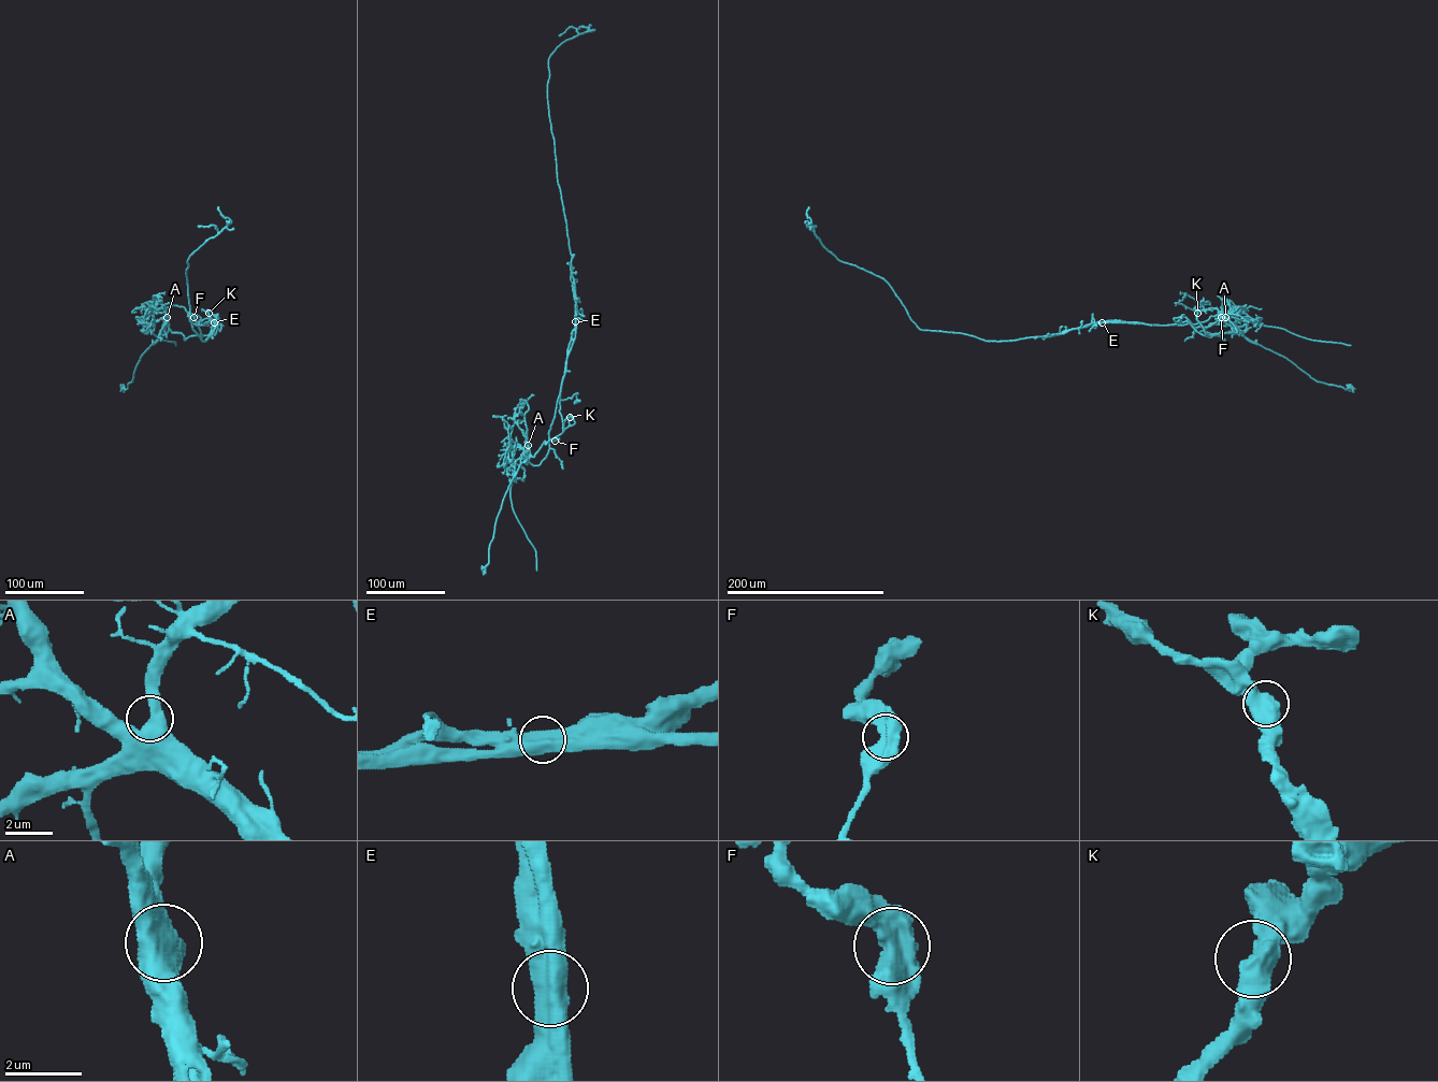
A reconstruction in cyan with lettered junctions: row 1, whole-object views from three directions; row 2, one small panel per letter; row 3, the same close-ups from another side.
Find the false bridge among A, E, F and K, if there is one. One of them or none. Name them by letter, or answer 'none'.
E

